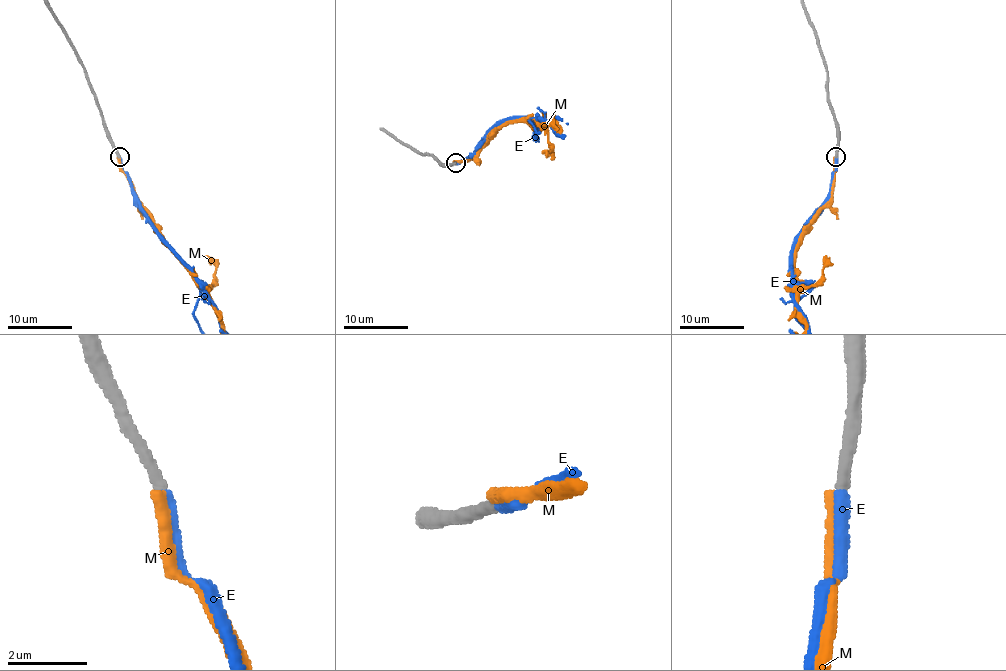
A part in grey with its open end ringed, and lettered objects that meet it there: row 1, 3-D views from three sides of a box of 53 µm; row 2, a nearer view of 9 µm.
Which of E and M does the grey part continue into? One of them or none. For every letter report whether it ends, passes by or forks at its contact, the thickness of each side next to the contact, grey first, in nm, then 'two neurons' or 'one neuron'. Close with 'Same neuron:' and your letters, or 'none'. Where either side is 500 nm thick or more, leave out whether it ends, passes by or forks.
E: it ends; calibres 320 and 340 nm; one neuron
M: it ends; calibres 320 and 320 nm; two neurons
Same neuron: E

